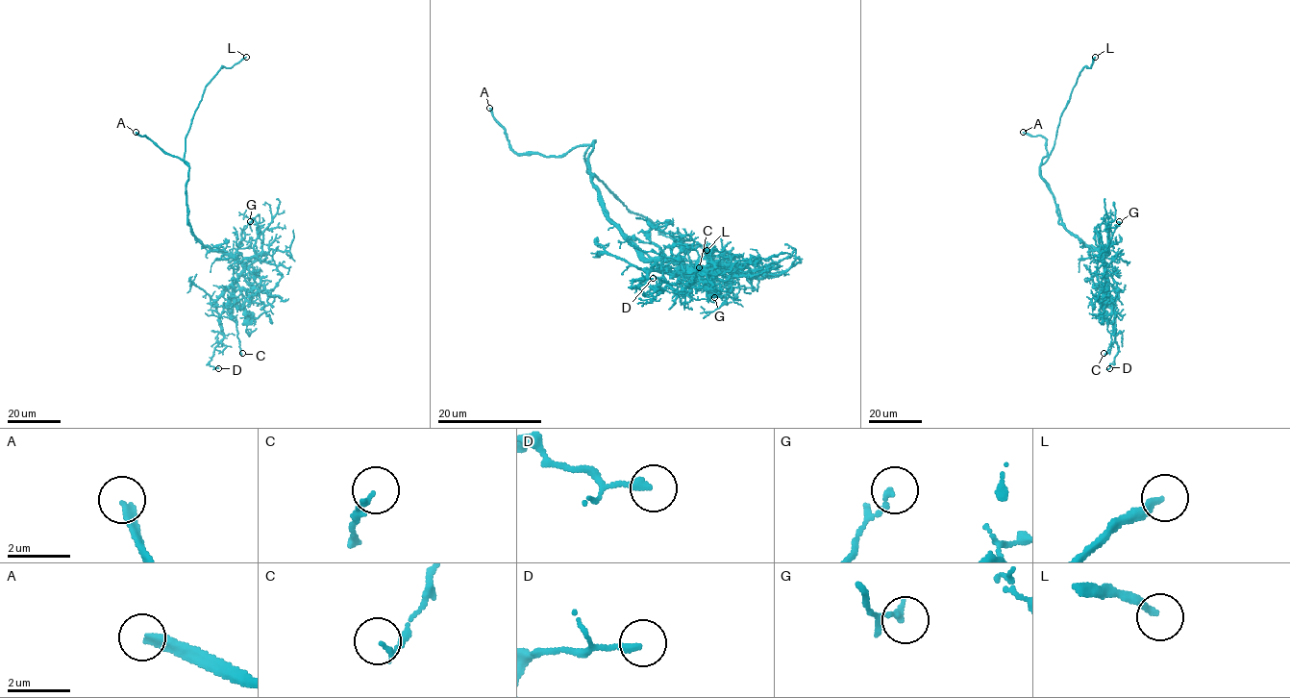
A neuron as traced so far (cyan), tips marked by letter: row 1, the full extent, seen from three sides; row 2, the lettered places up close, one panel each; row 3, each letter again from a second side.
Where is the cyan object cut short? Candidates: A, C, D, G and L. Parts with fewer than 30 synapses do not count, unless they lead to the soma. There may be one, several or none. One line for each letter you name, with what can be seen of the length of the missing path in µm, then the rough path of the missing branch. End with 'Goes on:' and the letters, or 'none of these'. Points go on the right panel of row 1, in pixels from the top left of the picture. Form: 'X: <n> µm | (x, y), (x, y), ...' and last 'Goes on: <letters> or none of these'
A: 110 µm | (1023, 132), (985, 123), (950, 136), (921, 136), (898, 143), (883, 159), (874, 160)
L: 25 µm
Goes on: A, L

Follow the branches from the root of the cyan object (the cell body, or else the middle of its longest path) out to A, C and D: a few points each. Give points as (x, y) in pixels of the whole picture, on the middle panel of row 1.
A: (597, 188), (589, 172), (589, 155), (594, 141), (580, 144), (558, 156), (517, 154), (489, 108)
C: (597, 188), (604, 212), (652, 258), (700, 270), (681, 274), (673, 289), (692, 282), (699, 267)
D: (597, 188), (604, 212), (652, 258), (700, 270), (649, 271), (648, 283), (662, 289), (632, 286), (653, 278)

